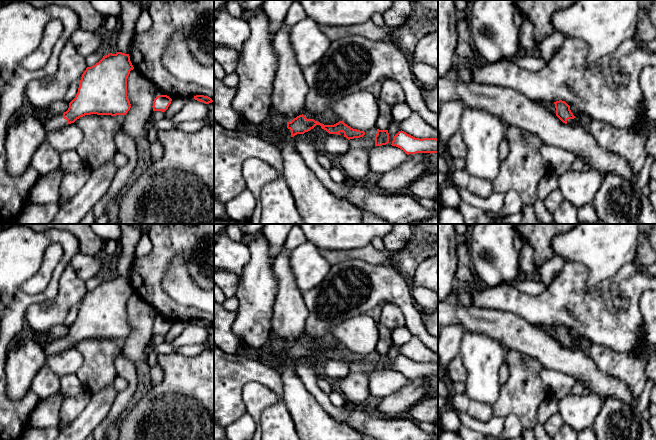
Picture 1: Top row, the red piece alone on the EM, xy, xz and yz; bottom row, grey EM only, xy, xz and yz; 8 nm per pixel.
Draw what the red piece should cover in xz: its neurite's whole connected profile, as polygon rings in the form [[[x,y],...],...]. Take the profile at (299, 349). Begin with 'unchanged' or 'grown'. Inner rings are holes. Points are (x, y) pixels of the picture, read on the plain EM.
grown | [[[303,338],[294,342],[291,346],[287,346],[286,349],[281,352],[275,352],[280,357],[287,359],[289,361],[294,361],[297,358],[304,358],[305,356],[310,355],[316,349],[320,349],[322,353],[326,354],[329,358],[338,358],[344,357],[344,361],[348,364],[354,362],[360,362],[365,359],[364,355],[353,353],[343,345],[339,345],[334,349],[324,349],[314,343],[307,343]]]

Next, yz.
grown | [[[562,324],[554,326],[556,332],[556,340],[565,348],[573,349],[577,347],[577,342],[570,334],[570,330]]]

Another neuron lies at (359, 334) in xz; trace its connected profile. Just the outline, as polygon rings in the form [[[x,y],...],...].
[[[362,314],[334,325],[331,332],[345,348],[366,356],[376,351],[379,337],[377,325],[370,316]]]

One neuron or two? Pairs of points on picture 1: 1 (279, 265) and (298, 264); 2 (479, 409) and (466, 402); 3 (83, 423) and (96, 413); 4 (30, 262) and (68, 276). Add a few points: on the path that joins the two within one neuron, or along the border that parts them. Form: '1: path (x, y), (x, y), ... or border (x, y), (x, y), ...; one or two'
1: border (288, 251), (291, 271), (298, 286); two
2: path (476, 409), (469, 405); one
3: path (86, 422), (93, 415); one
4: border (69, 262), (60, 277), (58, 293), (55, 296); two

